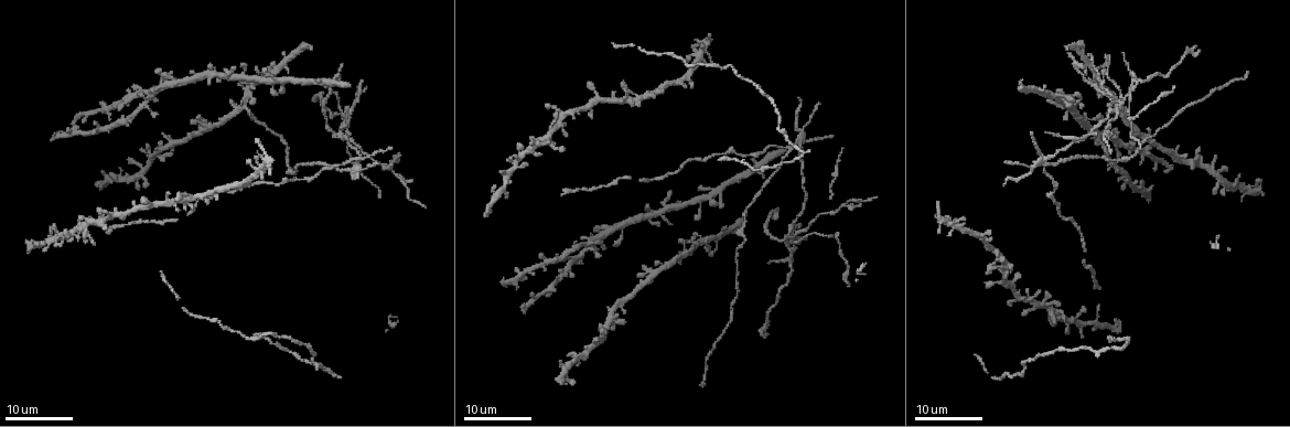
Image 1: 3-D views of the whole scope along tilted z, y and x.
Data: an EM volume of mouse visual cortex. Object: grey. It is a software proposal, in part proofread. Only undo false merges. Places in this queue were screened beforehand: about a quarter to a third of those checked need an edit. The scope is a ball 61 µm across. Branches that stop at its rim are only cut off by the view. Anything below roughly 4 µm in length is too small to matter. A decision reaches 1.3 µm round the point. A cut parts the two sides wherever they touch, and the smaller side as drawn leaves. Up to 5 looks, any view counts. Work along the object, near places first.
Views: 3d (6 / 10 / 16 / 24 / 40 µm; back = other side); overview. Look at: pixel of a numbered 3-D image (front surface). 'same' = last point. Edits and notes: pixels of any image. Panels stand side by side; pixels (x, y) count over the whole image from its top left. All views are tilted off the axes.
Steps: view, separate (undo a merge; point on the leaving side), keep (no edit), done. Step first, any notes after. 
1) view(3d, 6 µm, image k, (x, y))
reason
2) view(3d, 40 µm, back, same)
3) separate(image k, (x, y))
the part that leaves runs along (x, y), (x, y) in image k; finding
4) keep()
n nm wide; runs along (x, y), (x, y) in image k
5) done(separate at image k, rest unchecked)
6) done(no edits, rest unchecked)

view(3d, 16 µm, image 1, (803, 130))
three arms meet

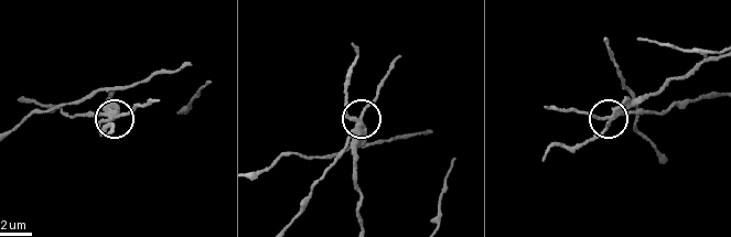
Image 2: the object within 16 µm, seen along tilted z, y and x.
view(3d, 10 µm, image 2, (360, 119))
zoom in

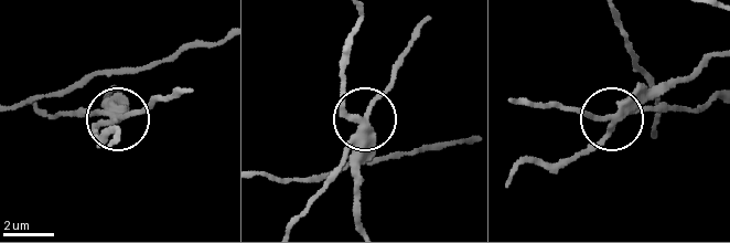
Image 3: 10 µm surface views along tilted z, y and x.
separate(image 3, (358, 166))
the part that leaves runs along (362, 130), (357, 223) in image 3; a second neuron is stuck on

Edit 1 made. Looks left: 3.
view(overview)
see it whole again

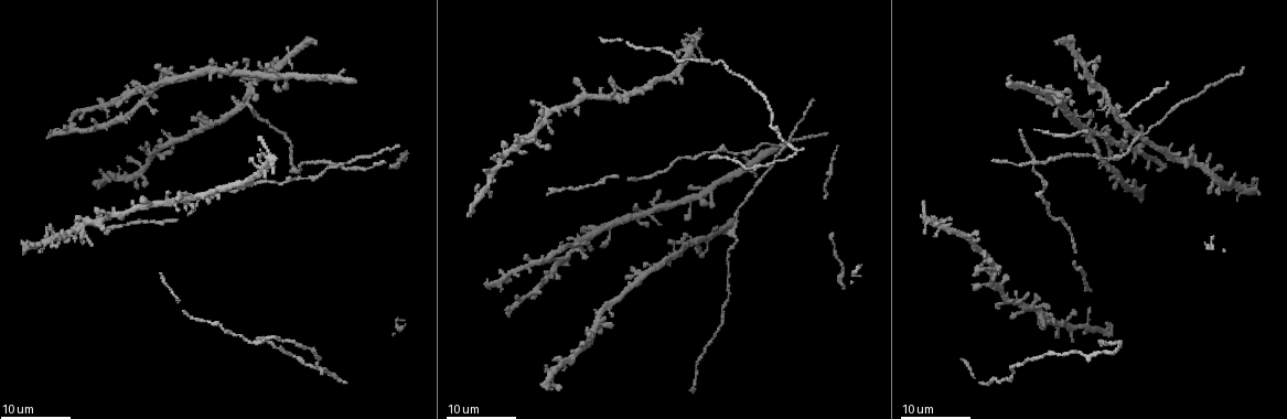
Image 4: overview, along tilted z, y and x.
view(3d, 24 µm, image 4, (734, 238))
calibre changes

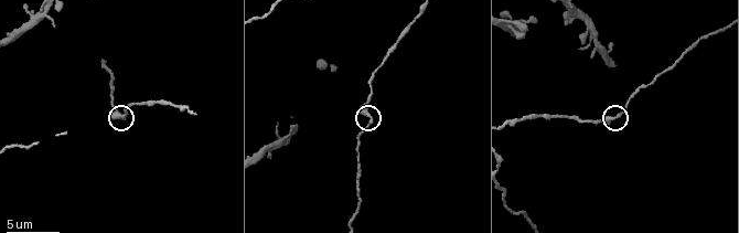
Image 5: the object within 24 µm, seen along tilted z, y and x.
view(3d, 10 µm, image 5, (617, 115))

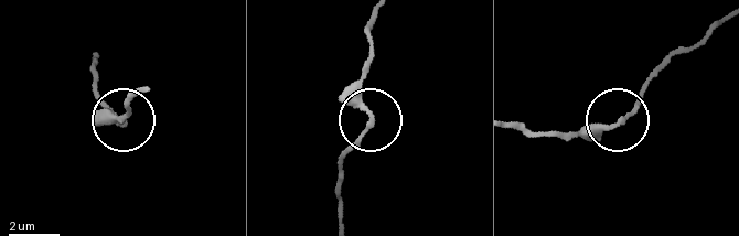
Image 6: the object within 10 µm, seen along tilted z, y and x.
keep()
all the same neuron

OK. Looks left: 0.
done(separate at image 3, rest unchecked)

